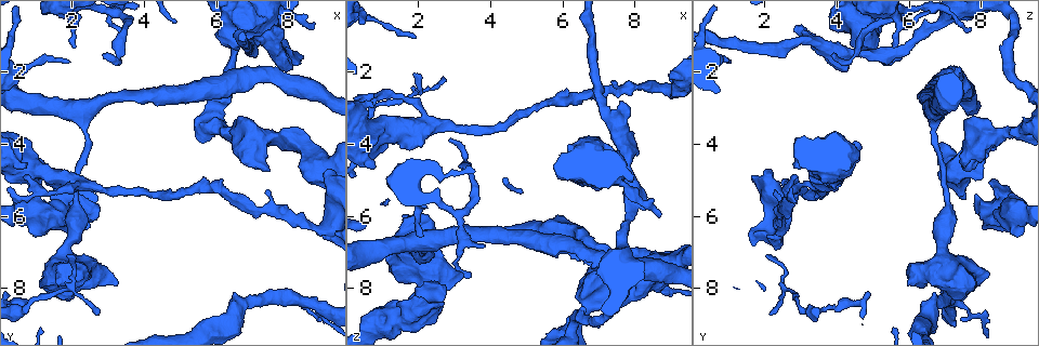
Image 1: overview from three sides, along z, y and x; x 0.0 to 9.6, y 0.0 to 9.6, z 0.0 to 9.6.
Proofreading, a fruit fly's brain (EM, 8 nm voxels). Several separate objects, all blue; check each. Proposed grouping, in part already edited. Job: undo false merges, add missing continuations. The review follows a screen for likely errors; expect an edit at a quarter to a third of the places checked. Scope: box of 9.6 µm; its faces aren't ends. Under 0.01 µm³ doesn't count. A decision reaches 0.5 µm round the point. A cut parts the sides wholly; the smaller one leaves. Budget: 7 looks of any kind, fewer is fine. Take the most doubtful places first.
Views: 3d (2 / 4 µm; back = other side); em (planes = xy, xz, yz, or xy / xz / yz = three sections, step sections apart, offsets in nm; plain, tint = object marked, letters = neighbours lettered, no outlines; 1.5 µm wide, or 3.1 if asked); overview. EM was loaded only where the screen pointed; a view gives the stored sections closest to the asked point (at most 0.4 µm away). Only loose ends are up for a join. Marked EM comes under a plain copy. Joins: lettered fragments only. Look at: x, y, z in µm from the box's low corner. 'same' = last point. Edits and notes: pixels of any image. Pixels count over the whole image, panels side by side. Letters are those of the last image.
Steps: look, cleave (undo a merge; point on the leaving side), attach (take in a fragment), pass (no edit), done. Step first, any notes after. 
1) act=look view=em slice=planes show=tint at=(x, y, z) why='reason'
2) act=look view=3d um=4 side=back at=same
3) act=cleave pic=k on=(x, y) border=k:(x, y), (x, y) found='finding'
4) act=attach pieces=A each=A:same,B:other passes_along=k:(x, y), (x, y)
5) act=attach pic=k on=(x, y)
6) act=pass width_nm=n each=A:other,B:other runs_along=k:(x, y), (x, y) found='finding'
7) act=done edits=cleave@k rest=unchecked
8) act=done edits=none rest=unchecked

act=look view=em slice=xy step=8 show=tint at=(2.80, 1.60, 3.90) why='long arm stops here'

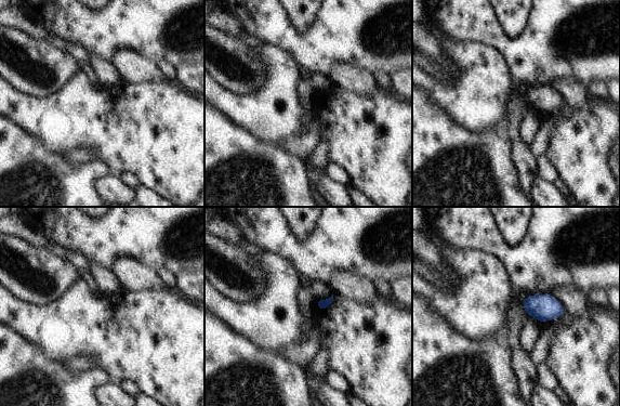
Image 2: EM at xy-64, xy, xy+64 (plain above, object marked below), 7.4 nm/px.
act=look view=em slice=xy step=8 show=letters at=same why='what lies round it'

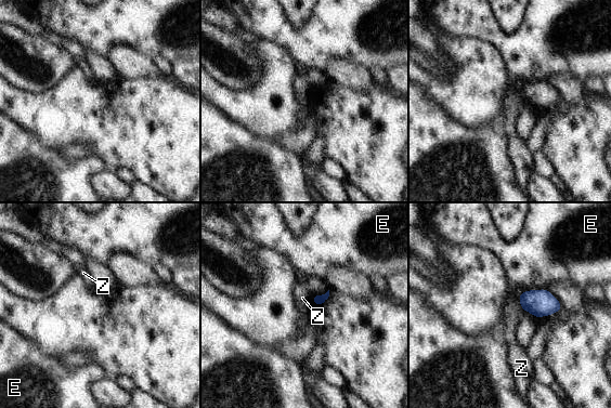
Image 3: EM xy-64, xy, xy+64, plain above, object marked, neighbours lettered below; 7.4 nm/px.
act=pass each=E:other,Z:other border=3:(518, 298), (523, 310) found='none of them fits'

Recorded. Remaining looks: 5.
act=look view=em slice=planes show=letters at=(3.25, 7.90, 7.70) why='thick end'

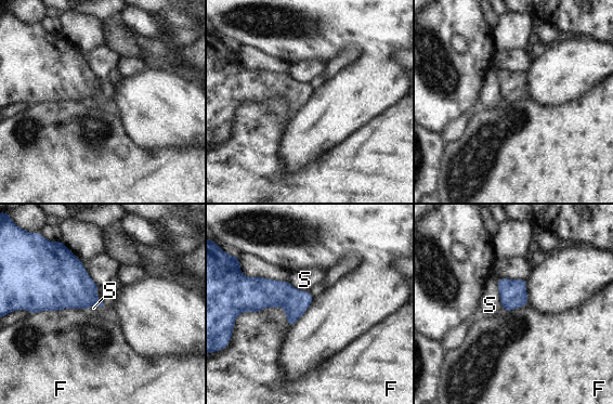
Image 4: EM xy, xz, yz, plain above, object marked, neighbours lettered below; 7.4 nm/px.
act=pass each=F:other,S:other border=4:(236, 317), (281, 307), (288, 326) found='no lettered fragment goes on from it'

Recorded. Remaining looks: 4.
act=look view=3d um=4 at=(8.10, 1.90, 4.30) why='free end'

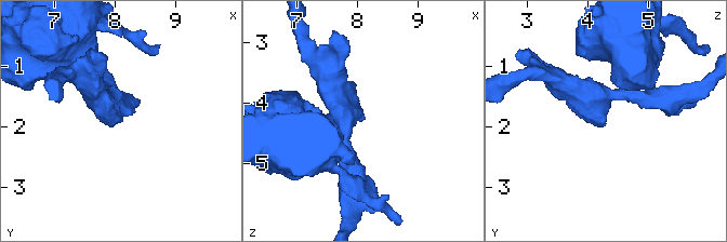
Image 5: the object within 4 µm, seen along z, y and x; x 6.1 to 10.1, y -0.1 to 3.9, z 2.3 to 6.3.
act=look view=em slice=planes show=letters at=(8.15, 1.90, 4.20) why='need the tissue'

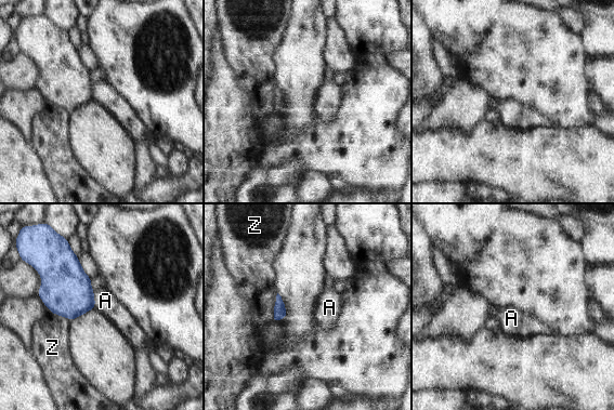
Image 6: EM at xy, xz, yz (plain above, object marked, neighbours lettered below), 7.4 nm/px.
act=pass width_nm=200 each=A:other,Z:other border=6:(93, 291), (95, 306) found='no lettered fragment goes on from it'

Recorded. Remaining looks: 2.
act=done edits=none rest=unchecked

